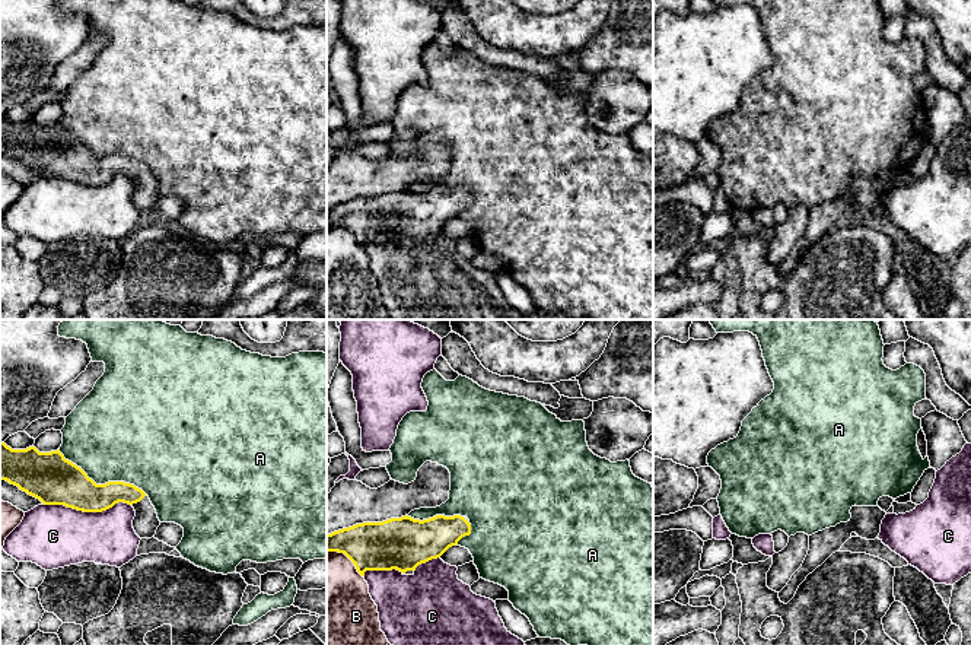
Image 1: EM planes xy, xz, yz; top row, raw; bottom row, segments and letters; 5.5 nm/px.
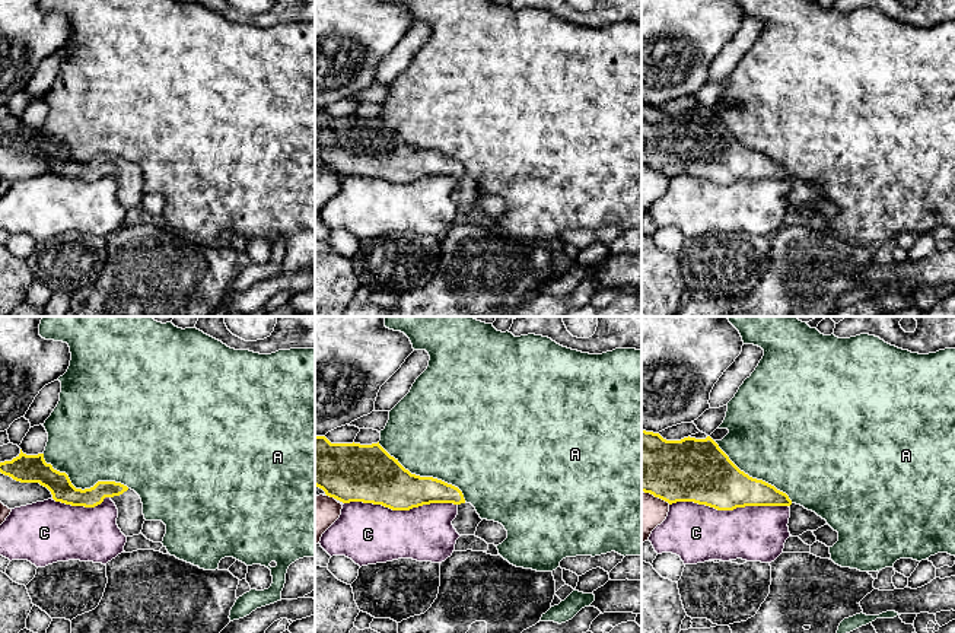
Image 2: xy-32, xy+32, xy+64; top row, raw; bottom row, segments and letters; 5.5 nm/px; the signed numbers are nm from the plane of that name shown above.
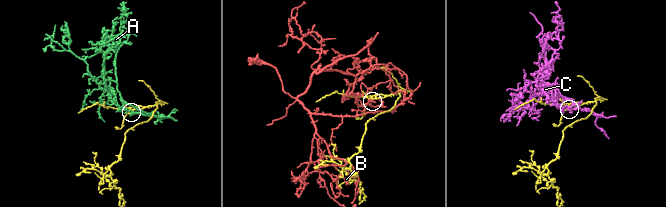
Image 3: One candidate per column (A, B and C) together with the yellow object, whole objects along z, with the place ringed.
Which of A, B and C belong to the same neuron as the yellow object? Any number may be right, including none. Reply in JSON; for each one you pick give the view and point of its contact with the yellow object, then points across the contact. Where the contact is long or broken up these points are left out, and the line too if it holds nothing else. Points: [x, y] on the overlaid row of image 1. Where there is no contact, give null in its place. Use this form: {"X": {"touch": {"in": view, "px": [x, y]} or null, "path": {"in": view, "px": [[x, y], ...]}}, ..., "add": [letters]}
{"add": []}

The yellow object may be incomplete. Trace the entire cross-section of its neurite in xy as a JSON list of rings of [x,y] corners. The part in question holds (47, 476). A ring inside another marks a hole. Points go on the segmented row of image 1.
[[[0,442],[0,480],[17,486],[44,505],[64,505],[83,512],[102,512],[118,502],[128,503],[136,511],[133,528],[140,538],[155,537],[160,525],[155,506],[141,489],[124,482],[96,484],[60,449],[12,449]]]

